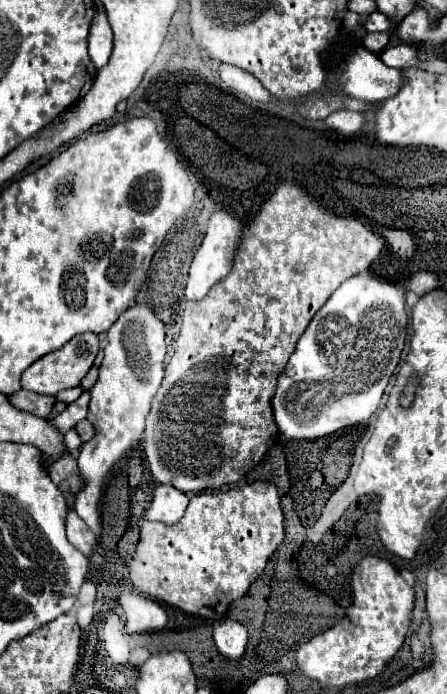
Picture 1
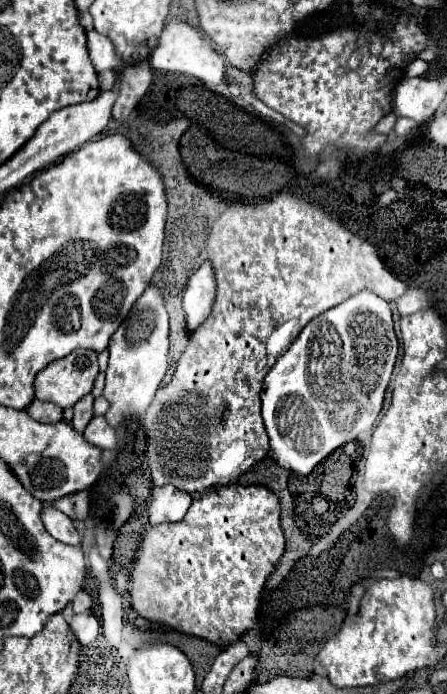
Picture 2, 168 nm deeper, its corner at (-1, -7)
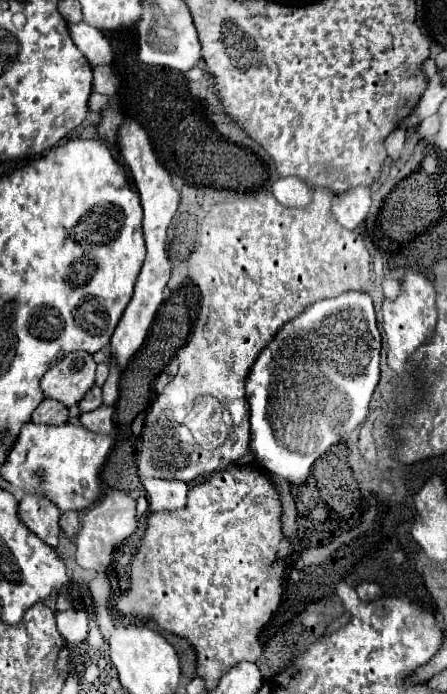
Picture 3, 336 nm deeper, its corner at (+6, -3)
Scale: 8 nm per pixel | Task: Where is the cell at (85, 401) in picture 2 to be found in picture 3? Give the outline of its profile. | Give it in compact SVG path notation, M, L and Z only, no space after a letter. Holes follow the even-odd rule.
M92 386L86 396L80 400L78 404L82 408L82 412L90 412L90 410L96 410L102 406L102 388L100 386Z

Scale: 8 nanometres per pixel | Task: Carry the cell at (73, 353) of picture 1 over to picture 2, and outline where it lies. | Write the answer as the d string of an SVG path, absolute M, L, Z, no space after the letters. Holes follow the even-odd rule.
M73 350L69 356L37 372L35 396L61 408L71 408L79 398L91 392L97 372L97 352Z

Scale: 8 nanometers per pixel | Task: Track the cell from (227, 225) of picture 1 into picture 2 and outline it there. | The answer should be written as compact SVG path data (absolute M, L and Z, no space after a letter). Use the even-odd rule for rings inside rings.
M207 260L189 278L185 292L183 292L183 300L181 300L181 308L187 318L187 328L191 332L201 322L205 322L205 318L209 316L213 300L215 300L215 290L217 290L217 284L215 284L215 276L213 276L213 264L211 264L211 260Z

